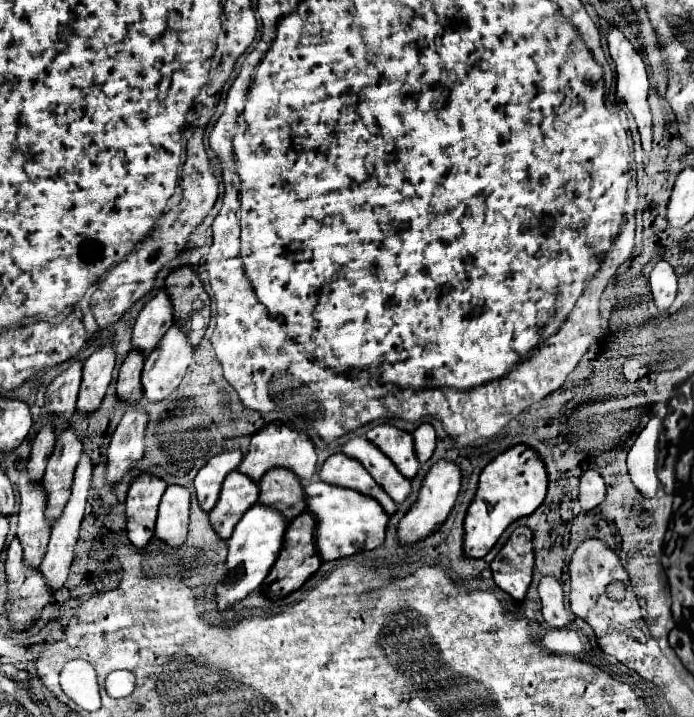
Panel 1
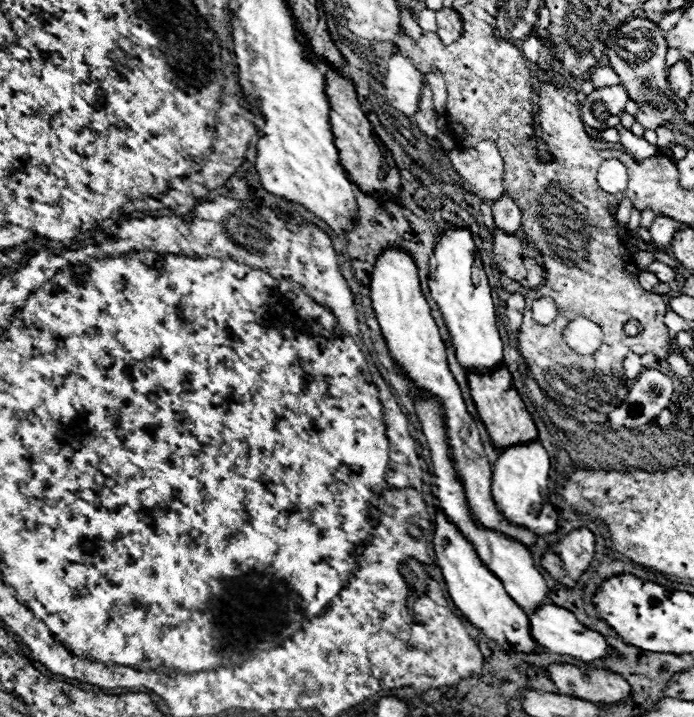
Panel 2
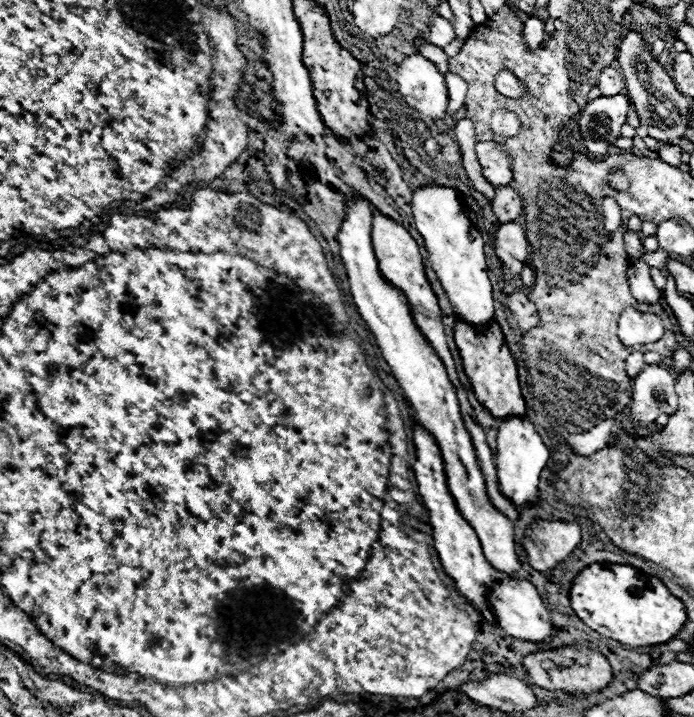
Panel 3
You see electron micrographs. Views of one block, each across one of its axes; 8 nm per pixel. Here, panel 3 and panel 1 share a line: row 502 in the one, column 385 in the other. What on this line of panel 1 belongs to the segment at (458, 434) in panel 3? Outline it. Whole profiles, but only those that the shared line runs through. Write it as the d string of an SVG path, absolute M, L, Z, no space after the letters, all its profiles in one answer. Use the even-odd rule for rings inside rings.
M356 436L352 440L348 440L342 446L342 452L354 460L358 460L368 474L376 480L378 486L384 488L384 492L396 502L404 502L406 496L410 494L410 480L404 478L398 468L392 464L392 460L382 454L370 440L366 440L364 436Z

